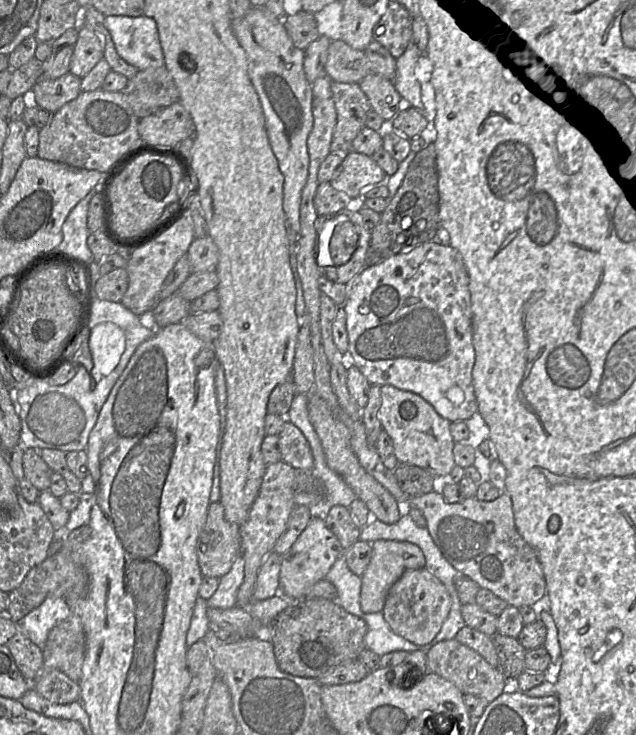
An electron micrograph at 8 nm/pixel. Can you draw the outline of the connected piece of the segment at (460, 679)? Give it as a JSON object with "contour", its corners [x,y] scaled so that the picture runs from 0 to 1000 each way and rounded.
{"contour":[[[700,871],[670,886],[670,916],[684,916],[712,929],[728,946],[741,944],[774,955],[791,943],[794,921],[755,890],[719,871]]]}

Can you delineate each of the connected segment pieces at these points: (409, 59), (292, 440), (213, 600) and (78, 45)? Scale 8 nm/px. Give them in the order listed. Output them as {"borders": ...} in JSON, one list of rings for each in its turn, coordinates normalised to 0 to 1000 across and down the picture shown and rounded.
{"borders":[[[[645,54],[637,71],[623,80],[618,112],[631,132],[665,155],[667,141],[662,136],[662,117],[653,102],[660,72],[653,59]]],[[[448,573],[437,593],[442,627],[467,642],[489,642],[494,622],[476,589],[458,574]]],[[[379,755],[366,766],[362,777],[344,786],[340,805],[325,815],[327,826],[360,829],[373,822],[373,807],[385,784],[385,761]]],[[[124,29],[123,53],[115,61],[108,99],[126,107],[137,102],[151,87],[164,80],[162,68],[153,48],[143,38]]]]}

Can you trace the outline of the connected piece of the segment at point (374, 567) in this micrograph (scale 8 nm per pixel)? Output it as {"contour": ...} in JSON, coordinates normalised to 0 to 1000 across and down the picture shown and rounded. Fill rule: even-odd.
{"contour":[[[591,735],[583,740],[582,765],[568,784],[566,824],[572,834],[601,833],[608,808],[634,780],[668,771],[664,748],[642,736]]]}

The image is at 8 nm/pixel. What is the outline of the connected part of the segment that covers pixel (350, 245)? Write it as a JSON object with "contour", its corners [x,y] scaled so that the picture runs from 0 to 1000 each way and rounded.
{"contour":[[[524,299],[520,305],[530,309],[520,313],[519,346],[527,362],[541,361],[561,339],[564,317],[552,301],[531,302]]]}

